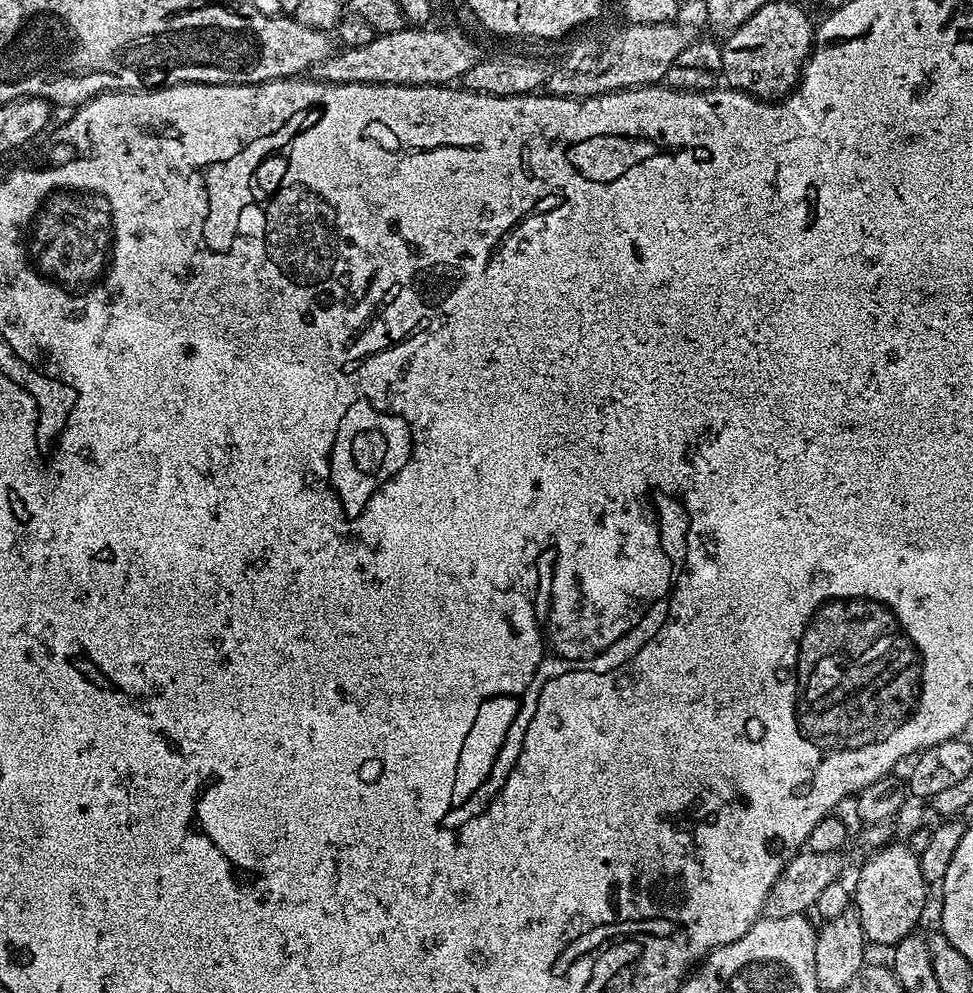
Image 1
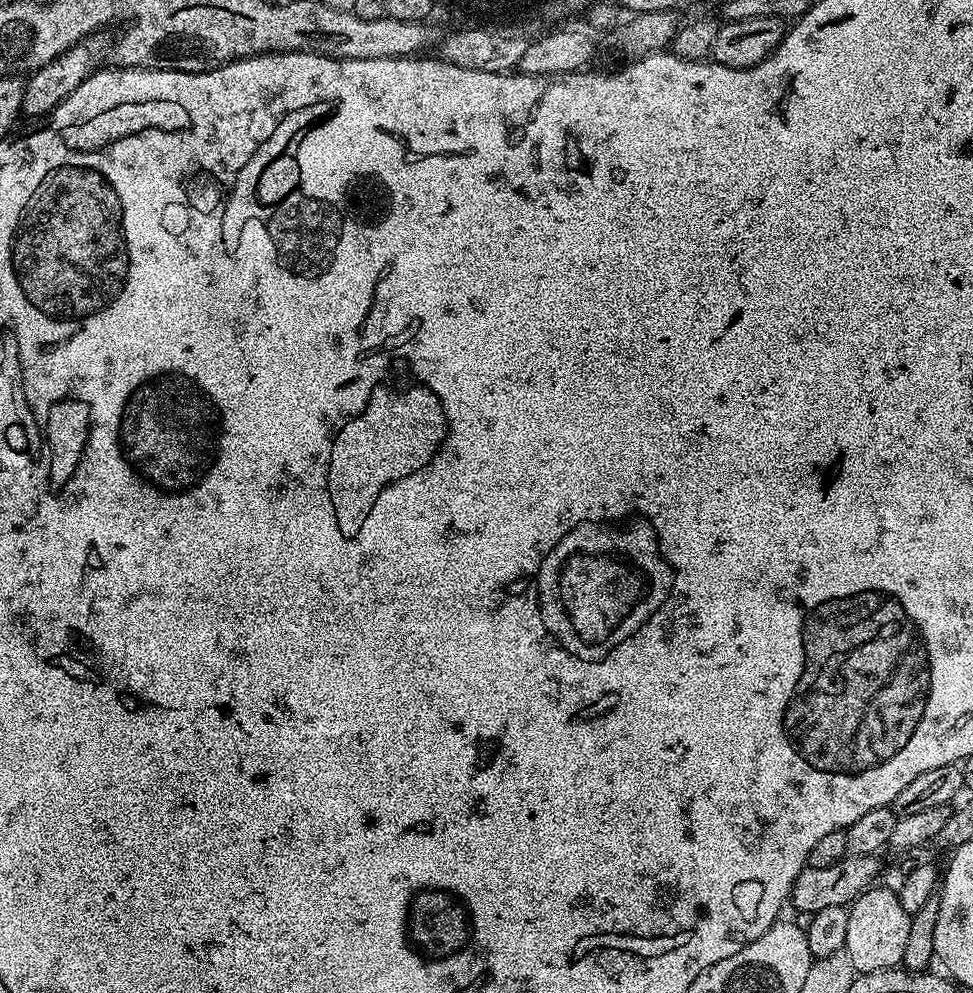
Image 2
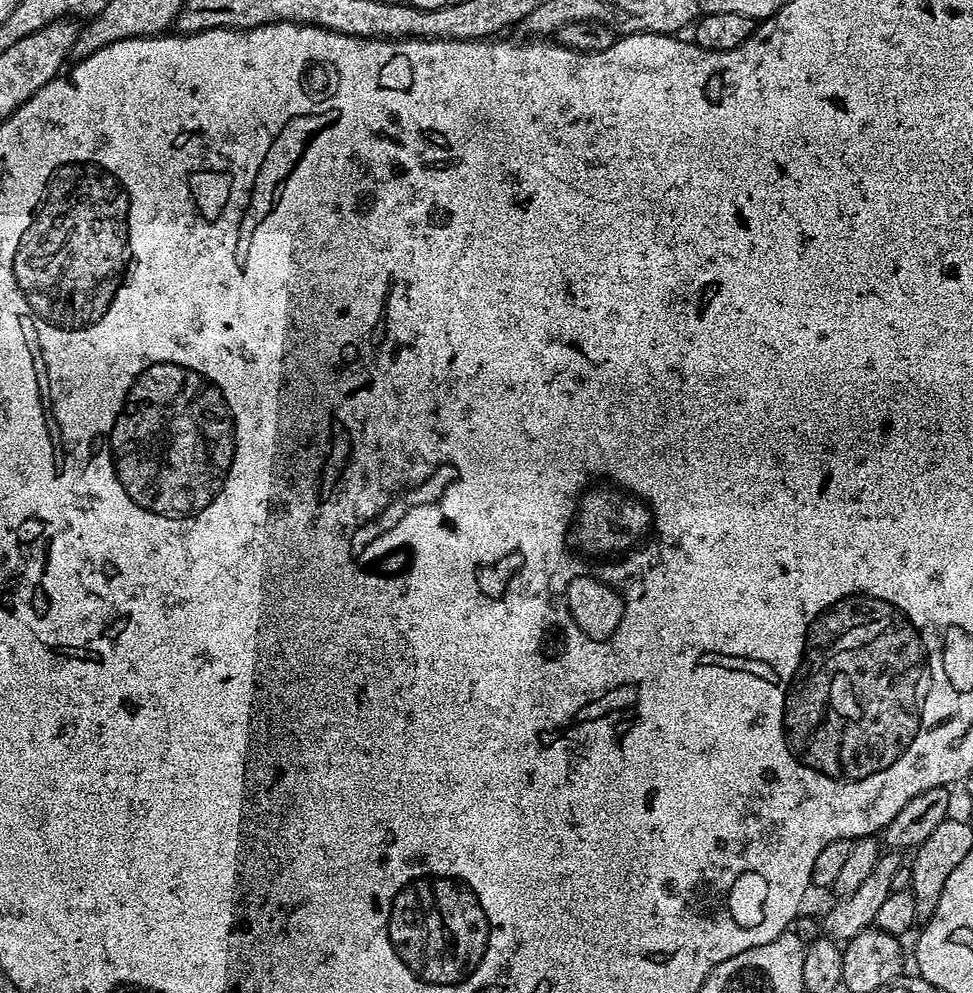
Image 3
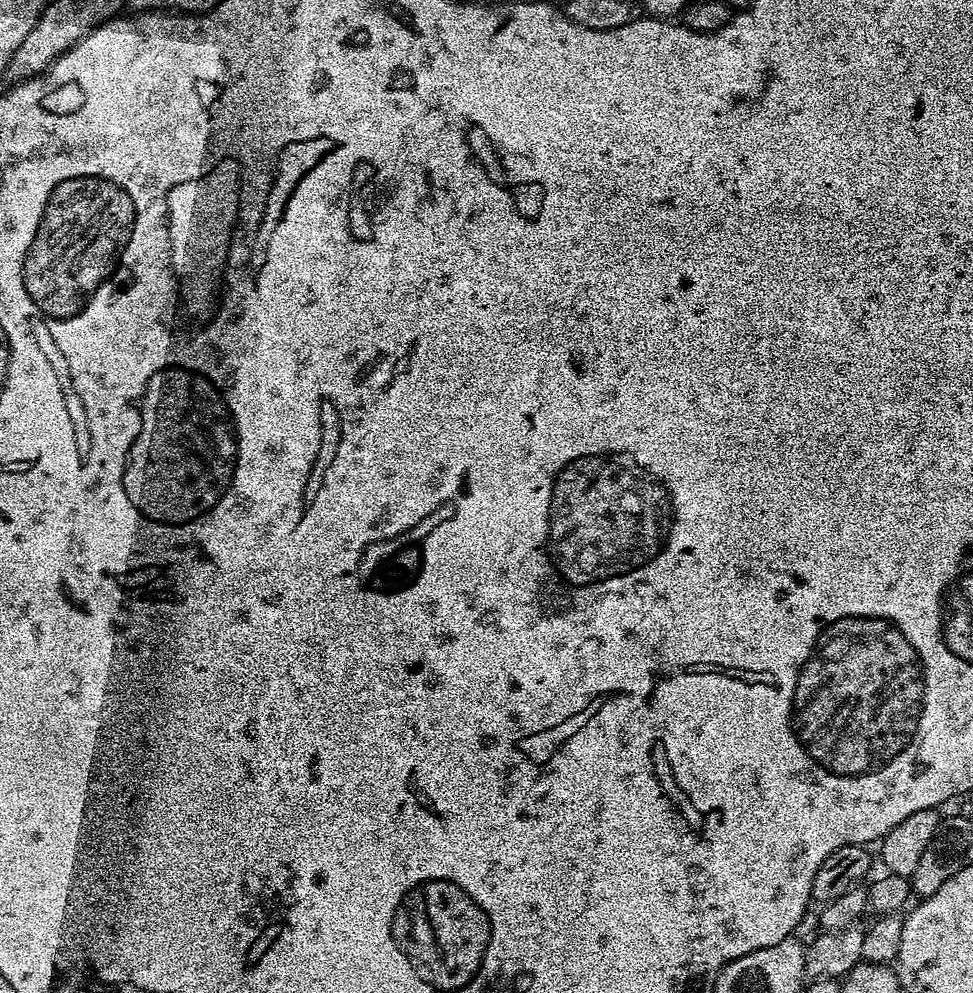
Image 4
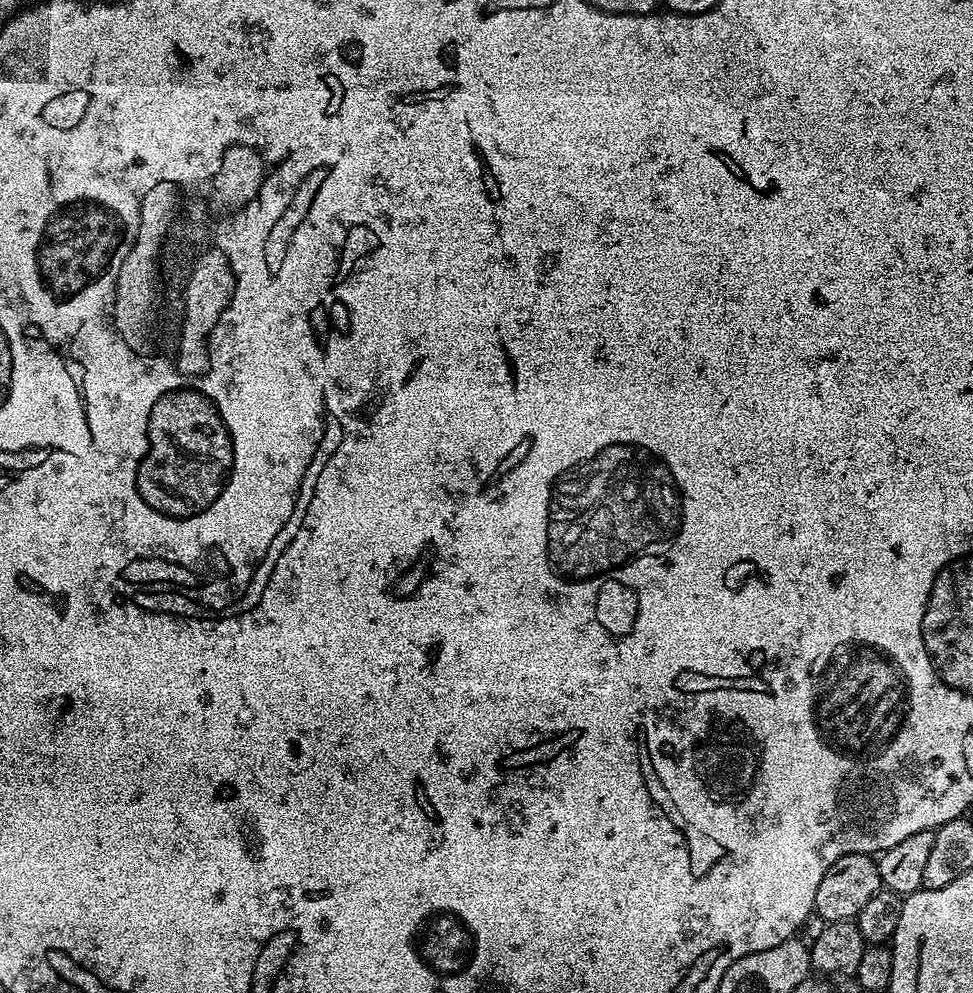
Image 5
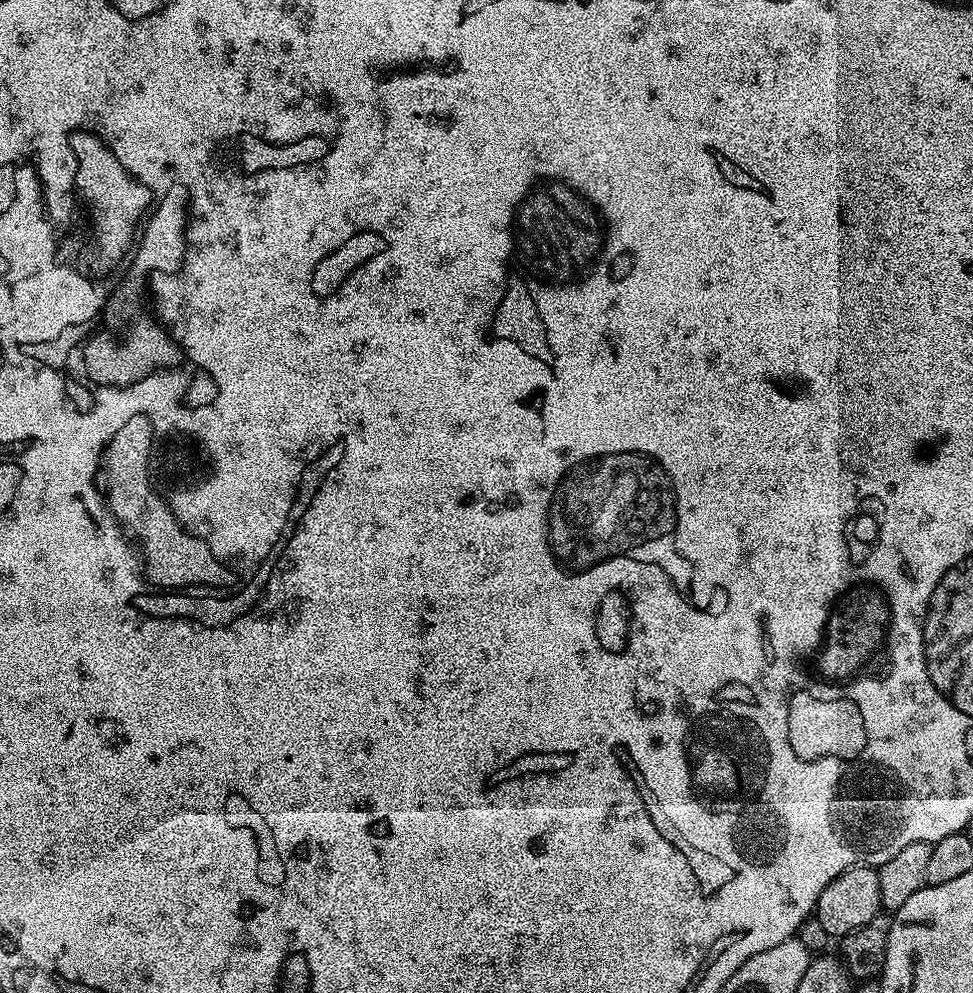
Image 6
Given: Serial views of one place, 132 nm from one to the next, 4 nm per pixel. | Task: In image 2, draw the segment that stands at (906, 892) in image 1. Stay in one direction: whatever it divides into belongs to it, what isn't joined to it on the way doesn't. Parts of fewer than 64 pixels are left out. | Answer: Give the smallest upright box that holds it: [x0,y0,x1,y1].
[844,886,911,973]

